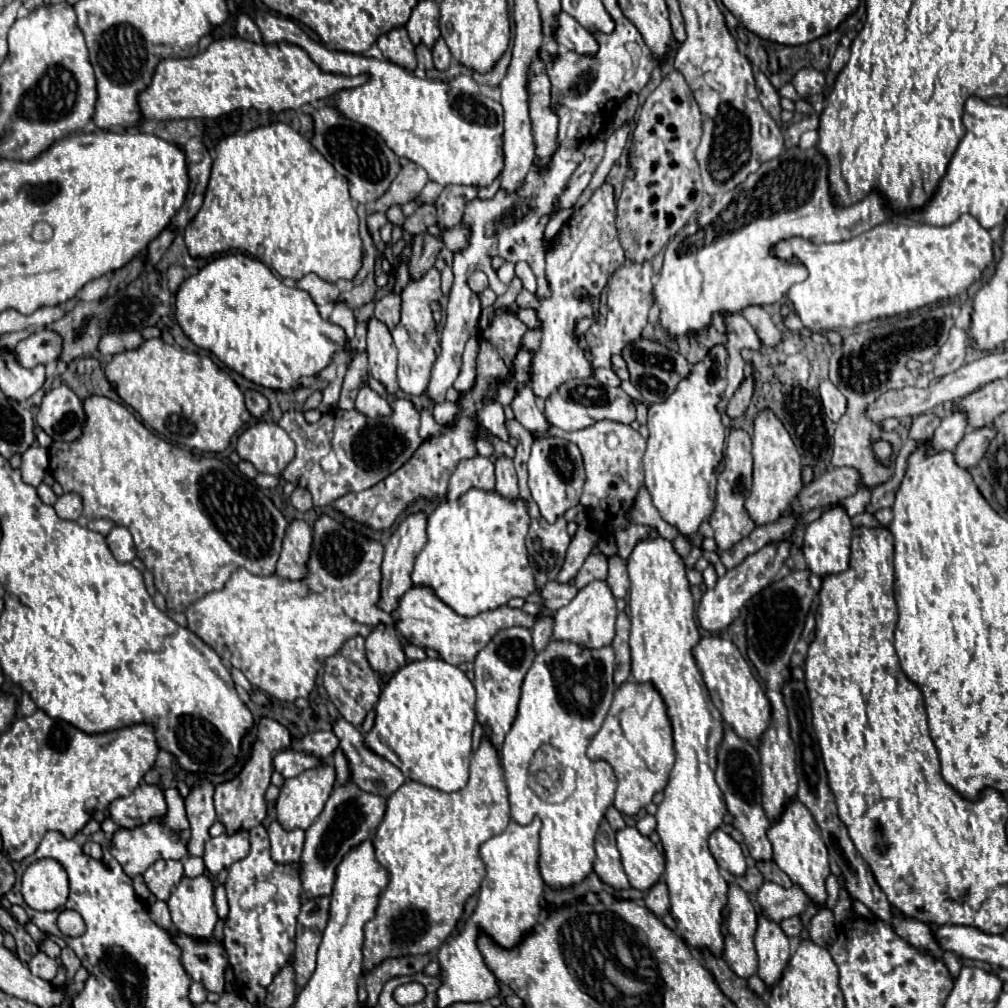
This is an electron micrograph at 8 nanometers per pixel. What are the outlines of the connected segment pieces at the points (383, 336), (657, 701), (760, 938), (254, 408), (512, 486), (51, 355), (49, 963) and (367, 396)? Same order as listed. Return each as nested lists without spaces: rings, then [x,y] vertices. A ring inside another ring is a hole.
[[[374,317],[368,323],[368,361],[372,377],[380,381],[390,395],[396,395],[396,347],[386,325]]]
[[[622,683],[614,693],[614,701],[602,729],[588,745],[588,757],[592,761],[606,761],[614,769],[618,779],[614,807],[620,813],[636,815],[642,807],[652,803],[654,793],[662,791],[668,783],[668,773],[674,765],[672,727],[660,693],[646,683]]]
[[[758,917],[758,931],[754,937],[758,951],[758,977],[766,983],[766,991],[780,981],[784,965],[788,965],[790,943],[778,923]]]
[[[246,391],[244,395],[246,395],[246,409],[250,411],[250,415],[262,419],[262,415],[268,411],[268,399],[258,391]]]
[[[500,457],[496,461],[496,491],[502,497],[518,499],[518,479],[516,479],[514,463],[508,457]]]
[[[42,329],[32,333],[28,339],[20,341],[14,349],[16,359],[24,367],[34,367],[34,365],[46,365],[54,359],[60,357],[62,353],[62,337],[52,331],[52,329]]]
[[[38,953],[32,957],[32,961],[28,963],[28,969],[40,977],[40,979],[46,979],[46,981],[52,981],[56,977],[56,969],[58,969],[58,963],[54,959],[50,959],[46,953]]]
[[[368,385],[360,389],[356,397],[356,411],[364,413],[366,417],[386,417],[392,415],[392,407],[386,399],[376,395]]]

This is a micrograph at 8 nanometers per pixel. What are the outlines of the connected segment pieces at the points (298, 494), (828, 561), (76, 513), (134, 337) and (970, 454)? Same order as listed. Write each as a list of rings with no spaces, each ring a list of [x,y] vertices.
[[[296,487],[296,491],[292,493],[290,501],[292,501],[294,509],[298,509],[298,511],[302,511],[302,513],[306,513],[308,509],[312,509],[312,497],[310,497],[310,493],[308,493],[306,489]]]
[[[842,507],[826,511],[820,519],[812,521],[806,527],[804,533],[804,557],[806,557],[806,567],[812,575],[826,577],[826,575],[836,575],[848,569],[848,559],[850,559],[850,537],[852,537],[852,523],[850,517]]]
[[[64,493],[54,503],[54,509],[62,519],[76,521],[82,515],[82,499],[76,493]]]
[[[128,331],[128,333],[106,333],[100,343],[98,351],[102,355],[116,355],[126,349],[136,349],[142,343],[142,335],[138,331]]]
[[[992,425],[968,431],[962,437],[962,441],[958,443],[958,447],[954,449],[956,465],[960,465],[962,469],[970,469],[972,465],[978,465],[986,453],[986,449],[988,449],[988,443],[992,437],[994,437]]]

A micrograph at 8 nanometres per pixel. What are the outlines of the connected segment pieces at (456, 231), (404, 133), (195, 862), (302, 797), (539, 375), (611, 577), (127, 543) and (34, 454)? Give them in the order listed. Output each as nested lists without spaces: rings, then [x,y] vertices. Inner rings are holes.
[[[458,223],[452,229],[440,229],[440,225],[432,225],[428,227],[428,233],[436,233],[436,237],[440,237],[444,245],[454,253],[468,245],[468,227],[464,223]]]
[[[262,11],[255,18],[266,45],[292,43],[302,47],[324,73],[368,75],[368,81],[354,89],[342,89],[330,97],[330,105],[364,127],[376,131],[384,143],[398,155],[422,165],[428,177],[442,187],[468,185],[488,187],[504,169],[504,109],[500,103],[484,97],[462,93],[442,81],[420,79],[406,73],[392,61],[378,61],[354,53],[326,49],[310,39],[292,19]]]
[[[188,857],[188,861],[184,861],[184,875],[190,879],[204,875],[204,861],[200,857]]]
[[[326,765],[286,779],[276,801],[276,815],[282,829],[308,829],[324,809],[334,787],[334,777],[334,767]]]
[[[604,183],[592,199],[564,223],[560,233],[556,235],[552,247],[546,251],[546,277],[552,289],[550,299],[538,299],[534,293],[526,289],[516,297],[518,307],[534,307],[542,321],[540,329],[530,329],[522,339],[522,349],[536,351],[532,361],[532,391],[536,397],[548,399],[560,385],[574,377],[590,377],[592,367],[584,357],[584,351],[578,347],[574,327],[582,317],[590,317],[598,311],[600,291],[606,287],[610,277],[610,269],[620,267],[624,263],[624,251],[618,243],[618,233],[614,225],[614,189]],[[584,287],[590,293],[590,299],[576,299],[574,291]]]
[[[612,557],[612,559],[608,561],[608,567],[610,567],[610,571],[608,571],[606,583],[608,583],[608,587],[610,587],[610,591],[612,591],[612,595],[614,595],[616,599],[624,599],[626,593],[628,593],[628,585],[630,585],[626,565],[622,563],[622,559]]]
[[[114,527],[106,535],[106,543],[108,543],[112,555],[120,563],[134,561],[134,557],[136,557],[136,553],[134,553],[134,541],[132,541],[132,535],[130,535],[130,531],[126,527]]]
[[[30,447],[24,455],[22,455],[22,479],[32,485],[38,487],[42,483],[42,477],[48,469],[48,451],[42,447]]]

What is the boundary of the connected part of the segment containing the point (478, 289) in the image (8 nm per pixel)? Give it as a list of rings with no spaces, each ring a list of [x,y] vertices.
[[[476,271],[470,279],[468,279],[468,285],[474,293],[482,293],[486,287],[488,287],[488,277],[482,273],[482,271]]]

